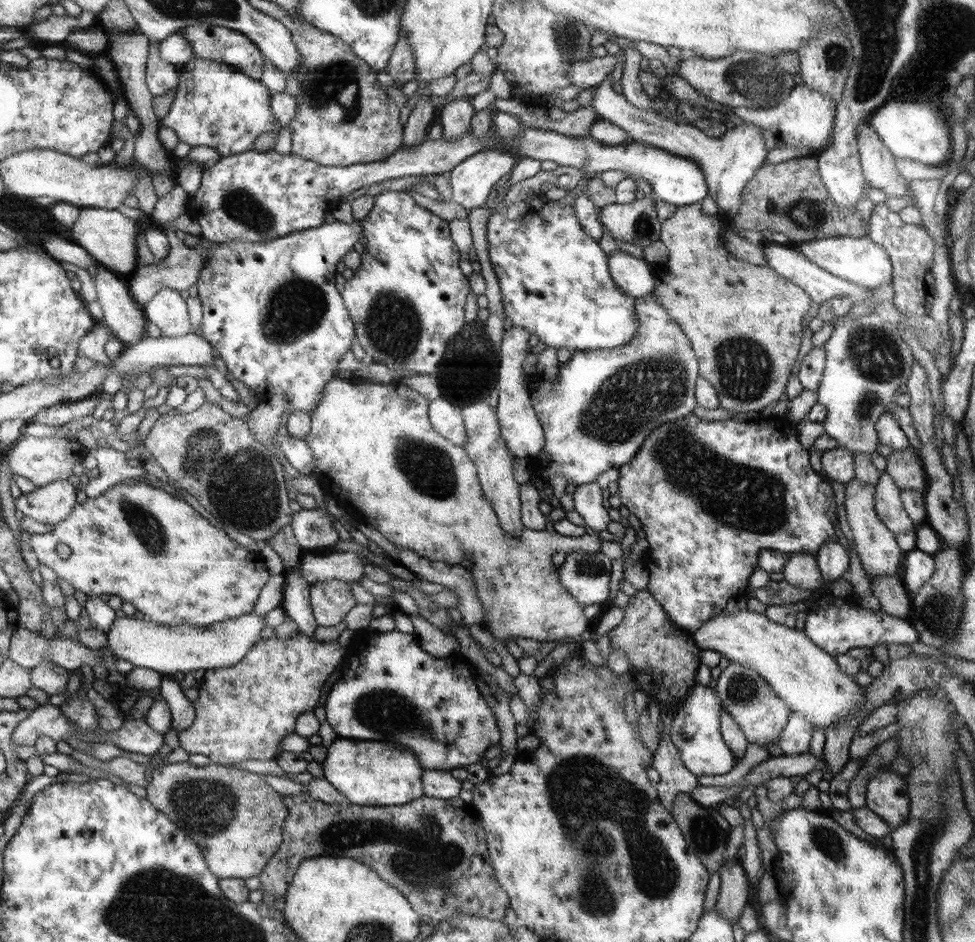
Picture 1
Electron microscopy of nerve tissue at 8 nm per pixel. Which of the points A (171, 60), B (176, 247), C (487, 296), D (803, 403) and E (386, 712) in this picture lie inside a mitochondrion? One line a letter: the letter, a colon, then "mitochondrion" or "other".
A: other
B: other
C: other
D: other
E: mitochondrion

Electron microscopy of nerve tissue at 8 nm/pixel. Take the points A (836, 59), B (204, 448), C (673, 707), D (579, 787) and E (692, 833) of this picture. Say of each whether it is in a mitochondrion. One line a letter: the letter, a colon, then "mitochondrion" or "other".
A: mitochondrion
B: mitochondrion
C: other
D: mitochondrion
E: mitochondrion

